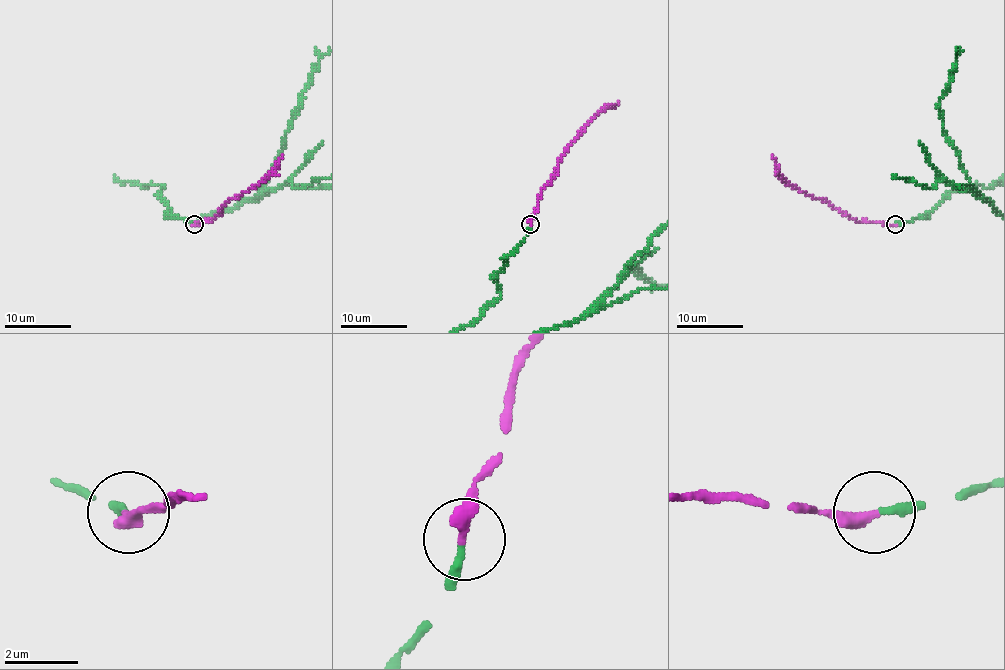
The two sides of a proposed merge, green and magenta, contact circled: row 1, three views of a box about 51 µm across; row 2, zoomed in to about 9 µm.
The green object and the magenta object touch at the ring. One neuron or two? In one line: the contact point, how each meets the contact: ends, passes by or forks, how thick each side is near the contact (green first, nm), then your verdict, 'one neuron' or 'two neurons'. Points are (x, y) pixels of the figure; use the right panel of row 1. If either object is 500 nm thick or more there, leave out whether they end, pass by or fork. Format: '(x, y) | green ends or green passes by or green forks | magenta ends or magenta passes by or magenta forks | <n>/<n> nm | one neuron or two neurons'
(895, 224) | green ends | magenta ends | 220/380 nm | one neuron

